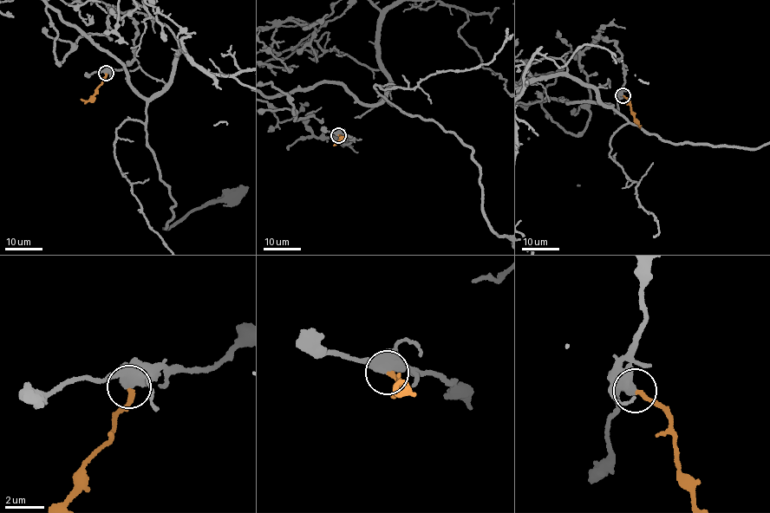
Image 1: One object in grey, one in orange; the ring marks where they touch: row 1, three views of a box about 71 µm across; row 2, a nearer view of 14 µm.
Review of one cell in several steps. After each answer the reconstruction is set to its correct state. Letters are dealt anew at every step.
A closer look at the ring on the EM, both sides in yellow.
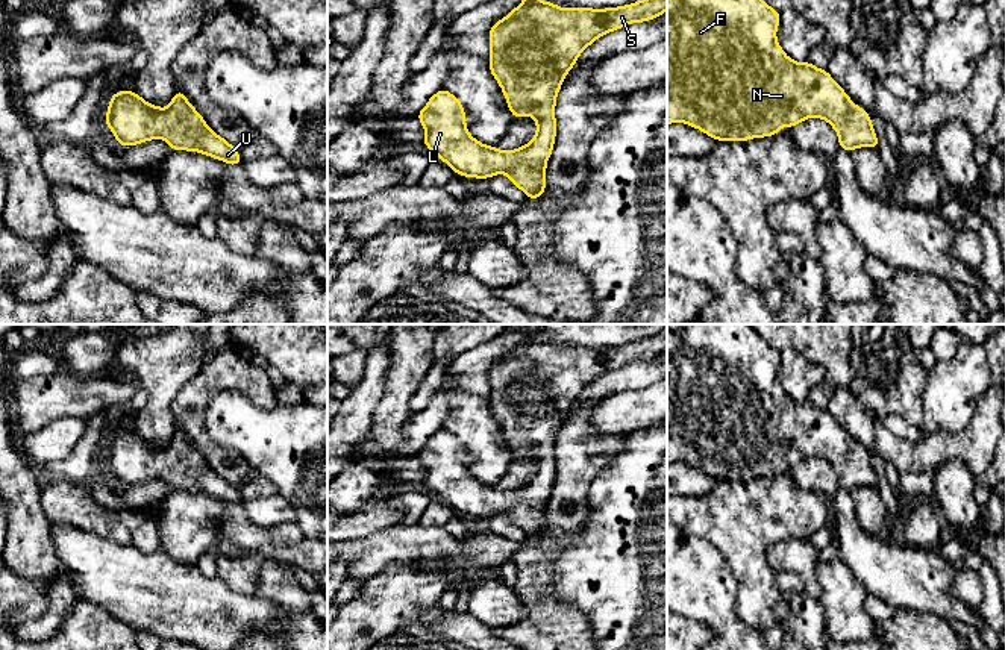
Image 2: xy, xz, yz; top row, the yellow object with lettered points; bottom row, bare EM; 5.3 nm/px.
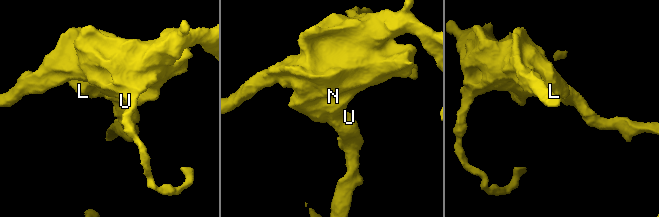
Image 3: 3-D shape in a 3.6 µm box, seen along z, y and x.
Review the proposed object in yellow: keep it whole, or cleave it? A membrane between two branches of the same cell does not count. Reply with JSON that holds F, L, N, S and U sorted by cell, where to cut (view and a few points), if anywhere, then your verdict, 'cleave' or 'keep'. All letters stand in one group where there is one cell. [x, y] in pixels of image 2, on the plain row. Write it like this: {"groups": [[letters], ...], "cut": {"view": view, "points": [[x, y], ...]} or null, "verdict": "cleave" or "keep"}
{"groups": [["F", "L", "N", "S", "U"]], "cut": null, "verdict": "keep"}

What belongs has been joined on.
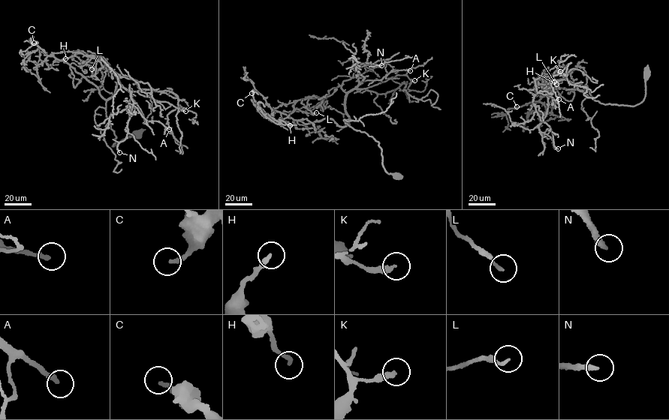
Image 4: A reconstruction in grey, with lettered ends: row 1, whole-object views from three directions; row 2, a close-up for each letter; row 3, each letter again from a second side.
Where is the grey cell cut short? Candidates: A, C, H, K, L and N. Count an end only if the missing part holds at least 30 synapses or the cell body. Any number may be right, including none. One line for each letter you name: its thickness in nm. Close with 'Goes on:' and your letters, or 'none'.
A: 240 nm
N: 260 nm
Goes on: A, N

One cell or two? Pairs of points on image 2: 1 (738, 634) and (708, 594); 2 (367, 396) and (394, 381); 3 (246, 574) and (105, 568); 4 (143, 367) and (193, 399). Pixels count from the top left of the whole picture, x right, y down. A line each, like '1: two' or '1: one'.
1: one
2: two
3: two
4: two

